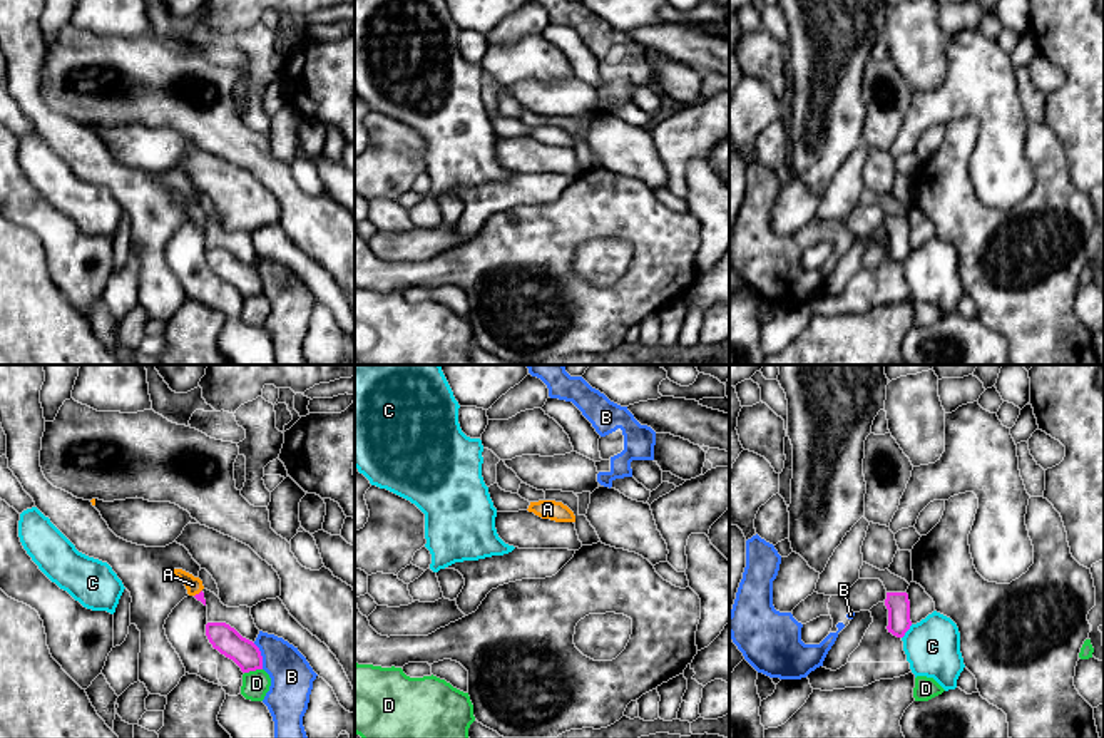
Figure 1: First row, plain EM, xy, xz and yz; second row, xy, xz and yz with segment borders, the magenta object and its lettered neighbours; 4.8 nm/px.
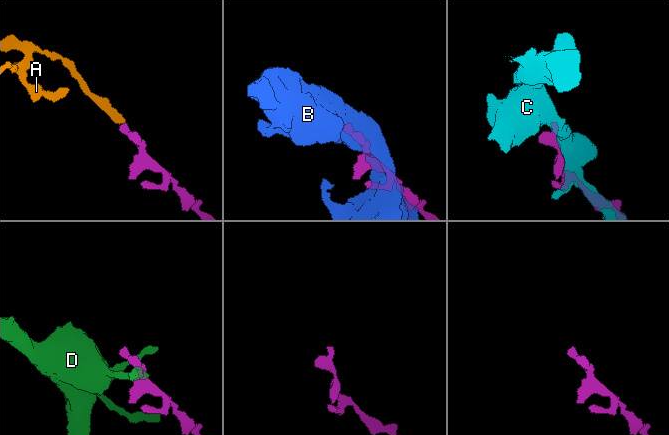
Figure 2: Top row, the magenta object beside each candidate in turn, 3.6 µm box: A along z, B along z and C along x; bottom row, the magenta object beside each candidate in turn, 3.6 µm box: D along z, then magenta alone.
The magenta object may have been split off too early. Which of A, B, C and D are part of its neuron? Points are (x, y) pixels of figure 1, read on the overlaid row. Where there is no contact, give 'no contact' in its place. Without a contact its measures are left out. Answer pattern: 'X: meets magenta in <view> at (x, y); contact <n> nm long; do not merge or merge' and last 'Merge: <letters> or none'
A: meets magenta in xy at (199, 593); contact 50 nm long; merge
B: meets magenta in xy at (261, 656); contact 140 nm long; do not merge
C: meets magenta in yz at (907, 630); contact 90 nm long; do not merge
D: meets magenta in xy at (253, 670); contact 90 nm long; do not merge
Merge: A

